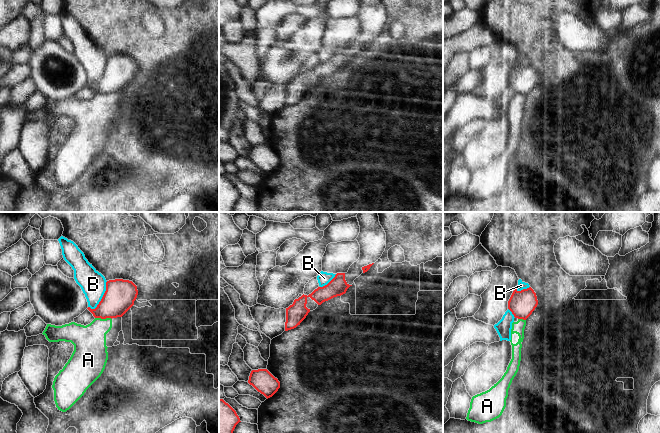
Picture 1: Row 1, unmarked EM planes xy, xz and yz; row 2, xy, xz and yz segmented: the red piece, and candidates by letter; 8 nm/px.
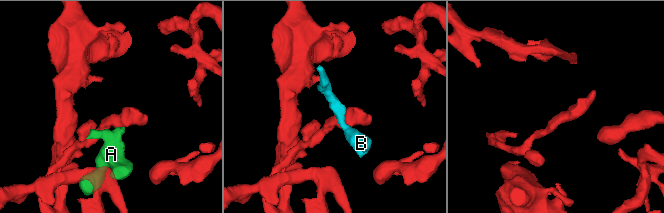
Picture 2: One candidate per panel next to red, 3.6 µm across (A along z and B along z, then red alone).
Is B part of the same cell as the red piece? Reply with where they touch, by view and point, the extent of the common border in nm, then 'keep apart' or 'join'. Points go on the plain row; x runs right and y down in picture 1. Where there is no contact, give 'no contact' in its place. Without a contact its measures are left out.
meets red in xy at (103, 72); contact 260 nm long; keep apart

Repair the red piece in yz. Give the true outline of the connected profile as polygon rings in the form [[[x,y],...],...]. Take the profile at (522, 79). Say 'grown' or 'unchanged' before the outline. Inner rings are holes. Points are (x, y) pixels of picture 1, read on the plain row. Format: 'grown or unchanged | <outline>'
unchanged | [[[529,63],[518,67],[515,65],[508,77],[508,85],[515,94],[526,96],[538,81],[534,66]]]

